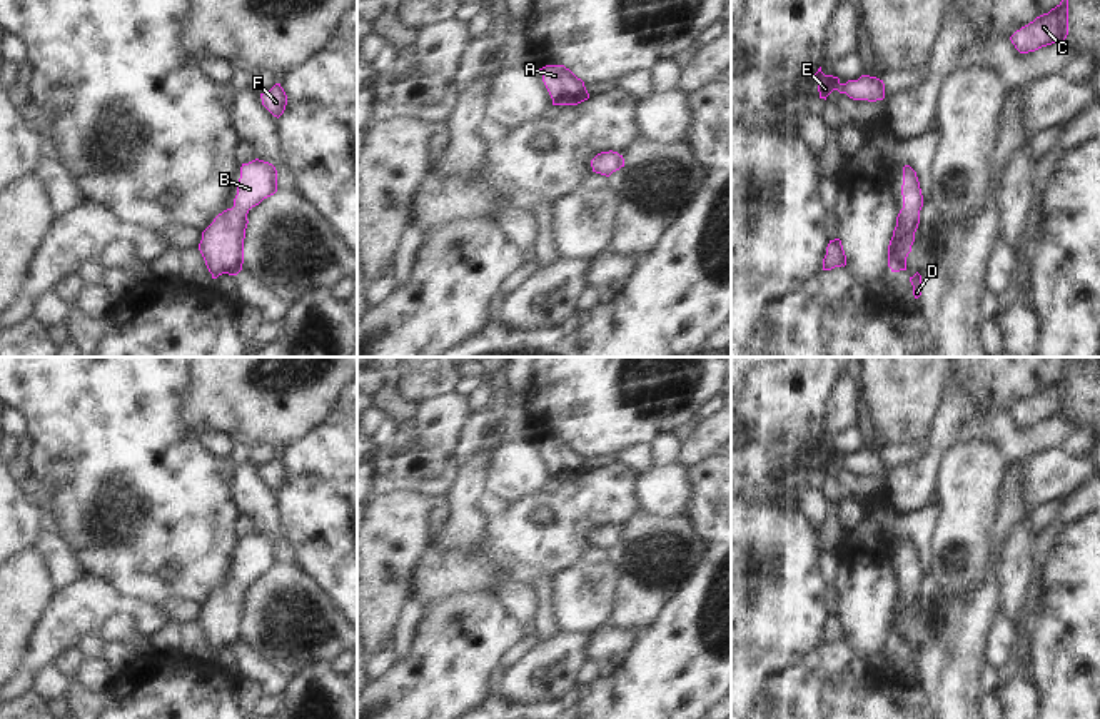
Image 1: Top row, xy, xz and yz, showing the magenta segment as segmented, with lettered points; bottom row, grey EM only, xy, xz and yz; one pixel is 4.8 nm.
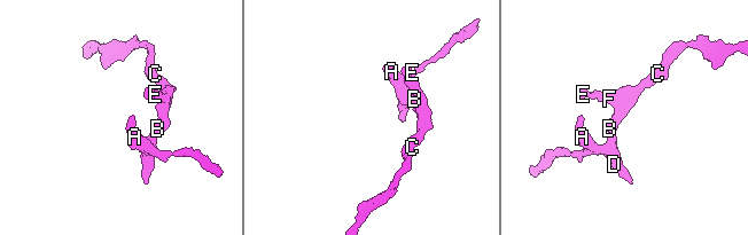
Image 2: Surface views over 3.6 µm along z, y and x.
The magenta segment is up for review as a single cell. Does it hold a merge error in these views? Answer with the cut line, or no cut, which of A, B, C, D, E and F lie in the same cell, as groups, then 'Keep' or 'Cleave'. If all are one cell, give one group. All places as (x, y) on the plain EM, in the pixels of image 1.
No split. Groups: A B C D E F. Keep.

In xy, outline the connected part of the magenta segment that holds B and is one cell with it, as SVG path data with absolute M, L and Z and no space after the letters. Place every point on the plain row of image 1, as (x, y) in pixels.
M264 534L242 537L234 581L219 587L202 606L199 624L212 652L222 647L237 649L244 637L247 587L277 566L277 544Z

